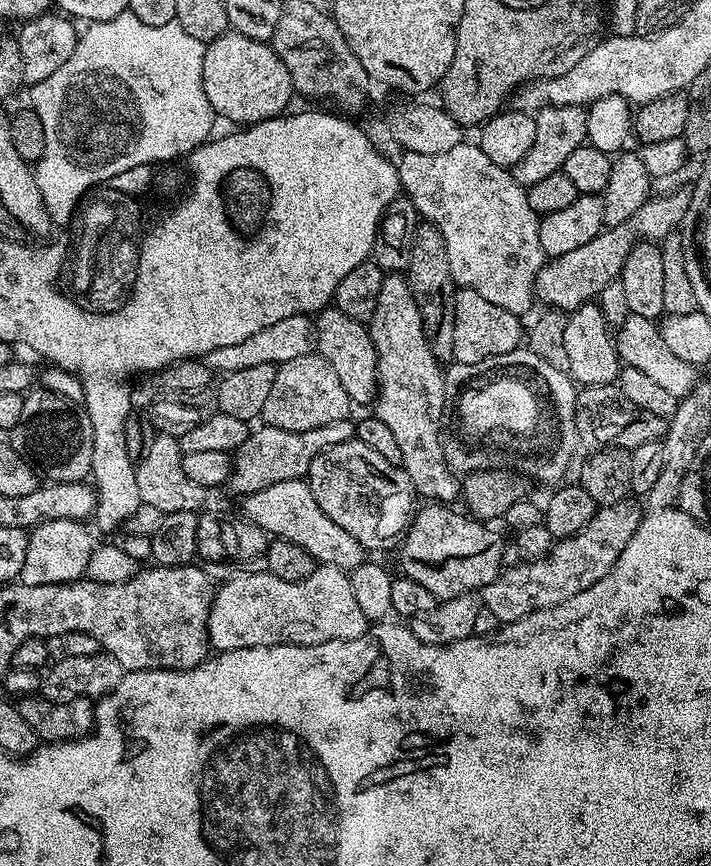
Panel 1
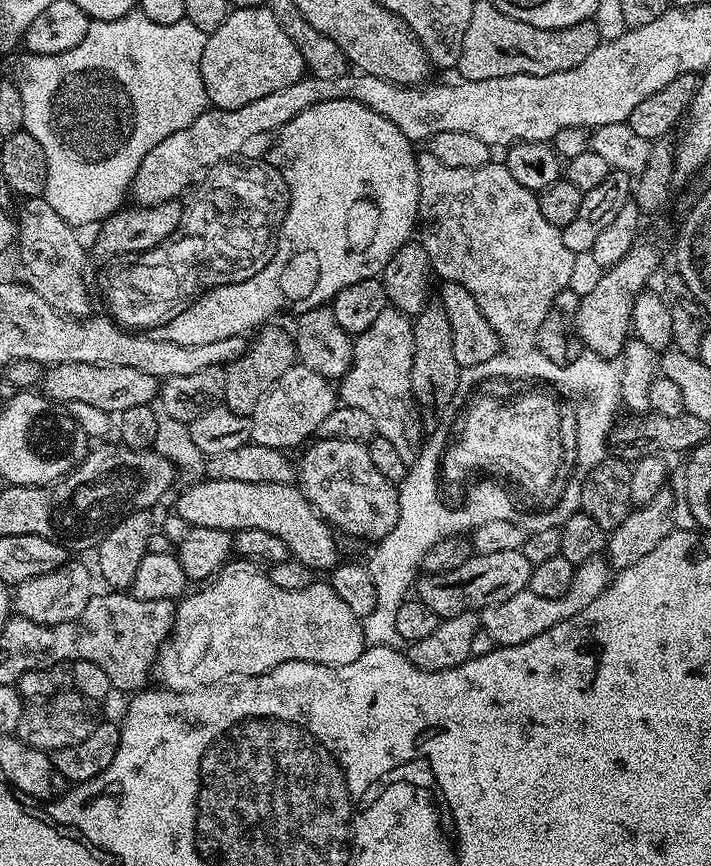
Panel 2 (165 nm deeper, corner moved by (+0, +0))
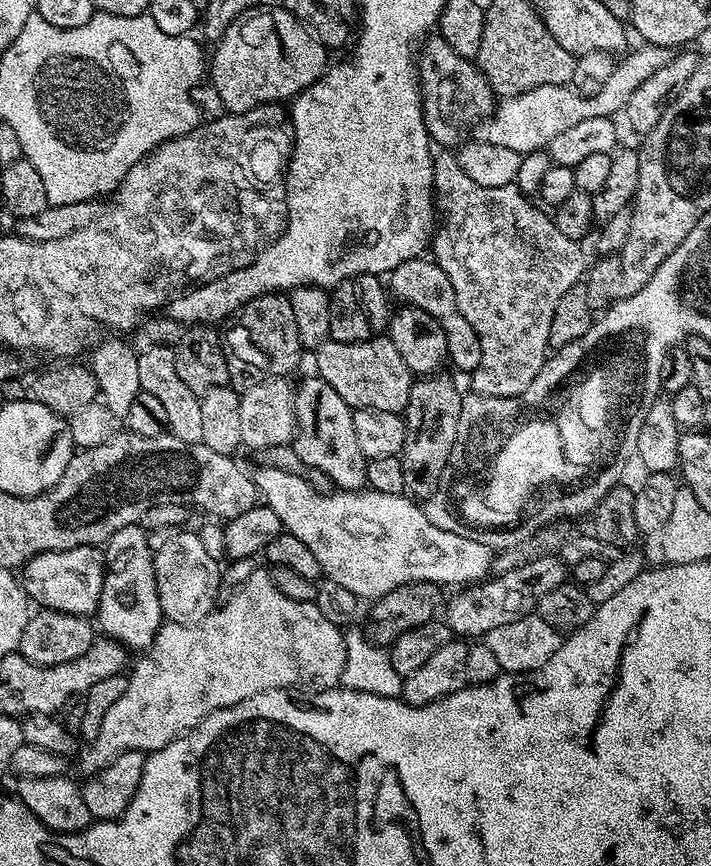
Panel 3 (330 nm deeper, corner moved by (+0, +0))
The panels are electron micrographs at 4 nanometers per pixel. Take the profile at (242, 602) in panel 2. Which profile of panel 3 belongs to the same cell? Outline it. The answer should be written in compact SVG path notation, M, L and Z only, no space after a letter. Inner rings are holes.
M264 568L254 569L228 601L225 599L196 624L161 623L152 645L141 655L144 657L131 665L127 673L128 685L122 698L118 698L118 702L106 710L98 738L85 747L88 748L85 752L83 749L79 753L81 777L95 776L107 764L114 762L116 756L130 750L145 754L157 752L205 720L214 710L246 702L246 698L254 698L254 694L259 692L268 692L272 688L323 690L339 685L342 670L346 666L346 646L341 625L330 622L330 618L318 610L315 602L294 602L294 598L286 598L286 594L272 585L271 571Z

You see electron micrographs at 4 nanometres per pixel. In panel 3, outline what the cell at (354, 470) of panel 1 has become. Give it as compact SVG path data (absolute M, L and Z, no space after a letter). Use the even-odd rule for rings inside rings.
M311 374L301 384L295 385L296 407L302 410L298 416L298 427L291 443L292 449L314 470L322 470L337 489L345 492L359 492L368 483L366 466L368 461L358 446L356 423L352 417L353 408L319 374Z

